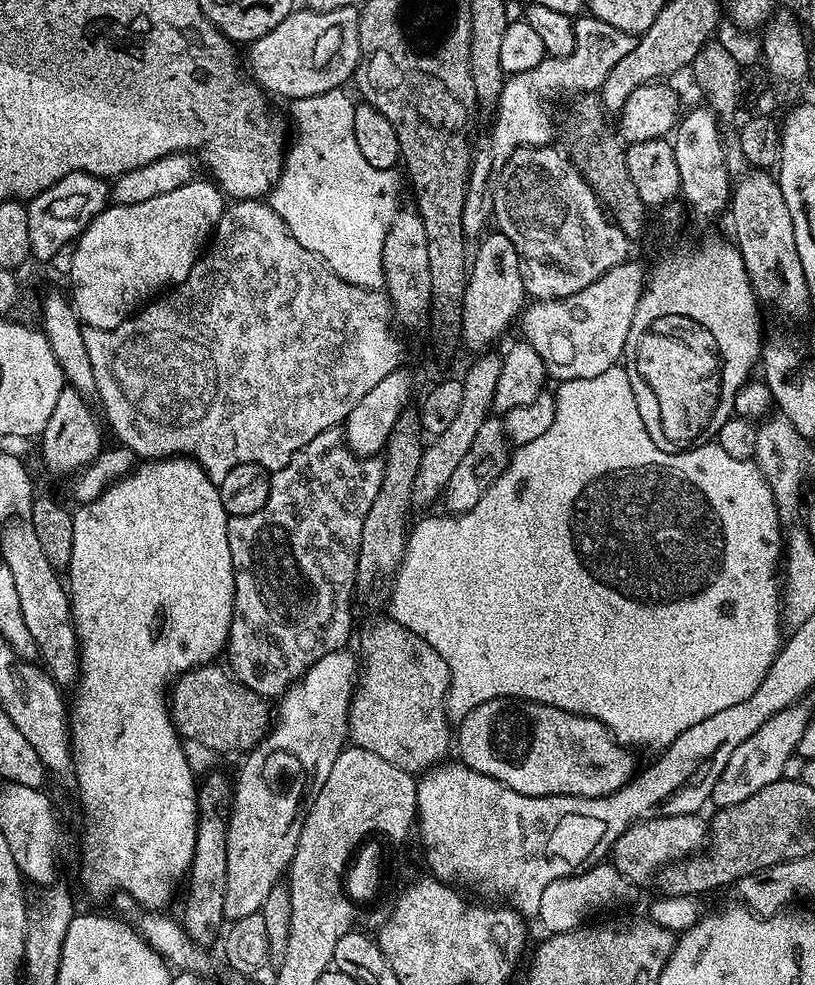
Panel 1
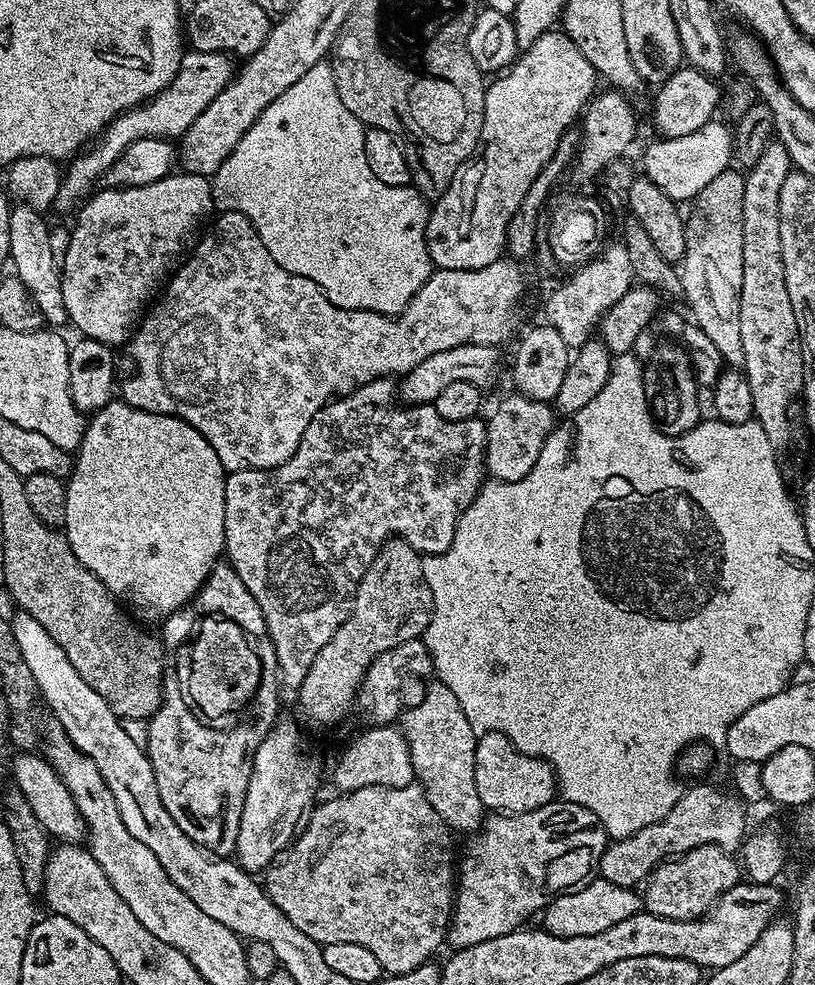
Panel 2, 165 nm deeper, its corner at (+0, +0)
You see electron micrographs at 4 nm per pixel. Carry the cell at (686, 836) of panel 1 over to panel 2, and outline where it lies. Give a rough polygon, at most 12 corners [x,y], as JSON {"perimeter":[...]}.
{"perimeter":[[721,846],[657,865],[642,904],[655,916],[701,919],[742,878]]}

